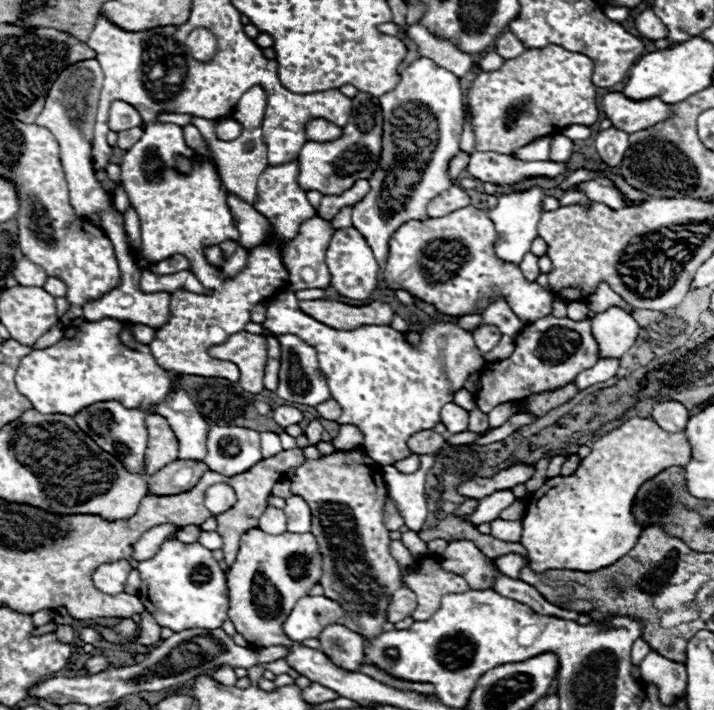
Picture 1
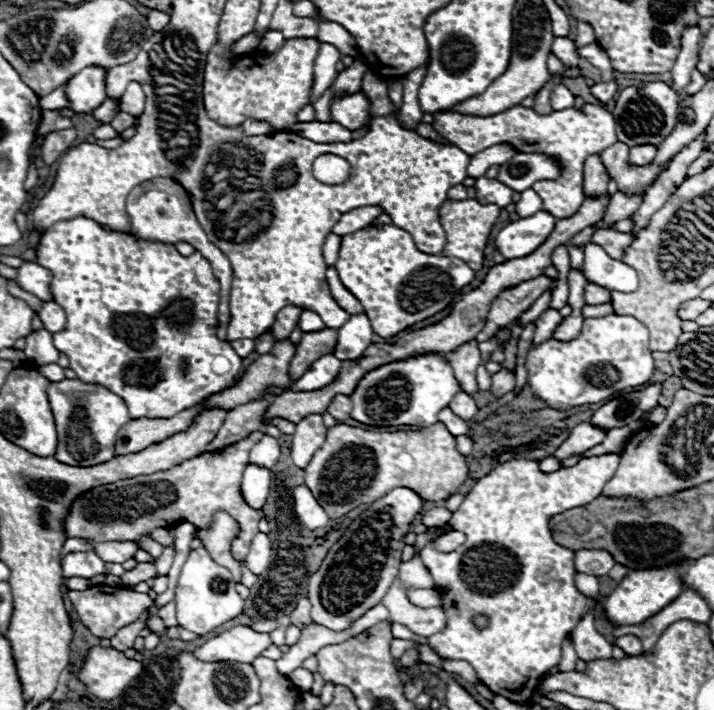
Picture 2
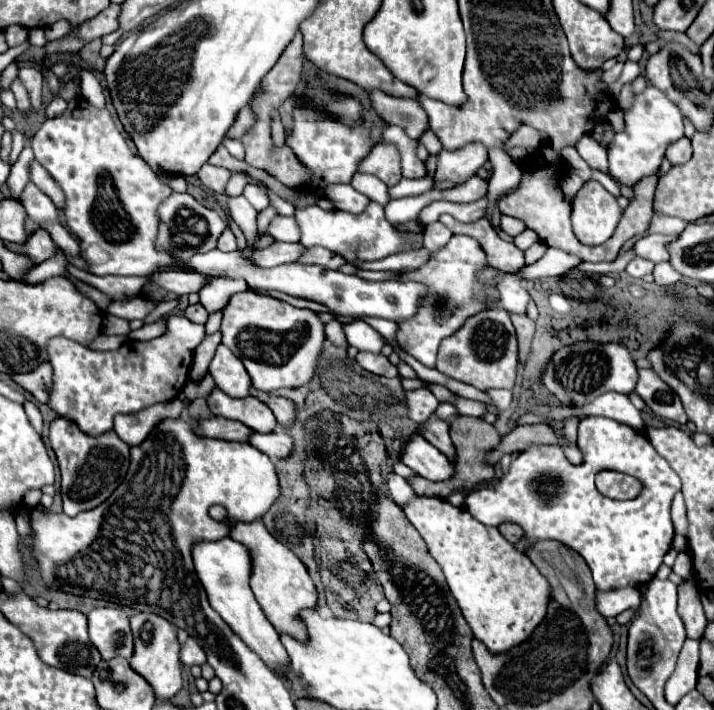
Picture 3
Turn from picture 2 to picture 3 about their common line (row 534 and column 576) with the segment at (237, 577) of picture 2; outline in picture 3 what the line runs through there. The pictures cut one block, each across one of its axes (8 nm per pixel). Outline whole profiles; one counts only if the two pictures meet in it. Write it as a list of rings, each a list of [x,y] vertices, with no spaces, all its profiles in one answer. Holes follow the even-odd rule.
[[[596,180],[586,182],[572,201],[571,223],[582,244],[604,244],[616,230],[624,210]]]

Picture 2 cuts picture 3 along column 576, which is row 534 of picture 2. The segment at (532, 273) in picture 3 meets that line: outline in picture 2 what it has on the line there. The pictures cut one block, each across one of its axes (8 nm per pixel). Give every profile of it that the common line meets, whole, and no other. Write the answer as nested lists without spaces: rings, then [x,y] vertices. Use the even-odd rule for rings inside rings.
[[[258,532],[244,558],[244,566],[256,576],[266,576],[270,560],[272,560],[272,542],[266,534]]]

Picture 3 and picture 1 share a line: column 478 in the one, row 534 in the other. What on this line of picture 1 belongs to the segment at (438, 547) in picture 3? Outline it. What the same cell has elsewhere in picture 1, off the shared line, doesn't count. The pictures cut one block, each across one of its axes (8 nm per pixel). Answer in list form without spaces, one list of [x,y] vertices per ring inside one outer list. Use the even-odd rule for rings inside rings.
[[[634,416],[606,432],[592,444],[592,452],[582,458],[572,476],[548,478],[544,486],[528,498],[520,544],[528,550],[532,570],[568,568],[596,572],[626,556],[644,530],[632,514],[636,492],[646,480],[670,466],[686,466],[690,458],[692,446],[686,430],[676,434],[664,432],[650,418]]]

